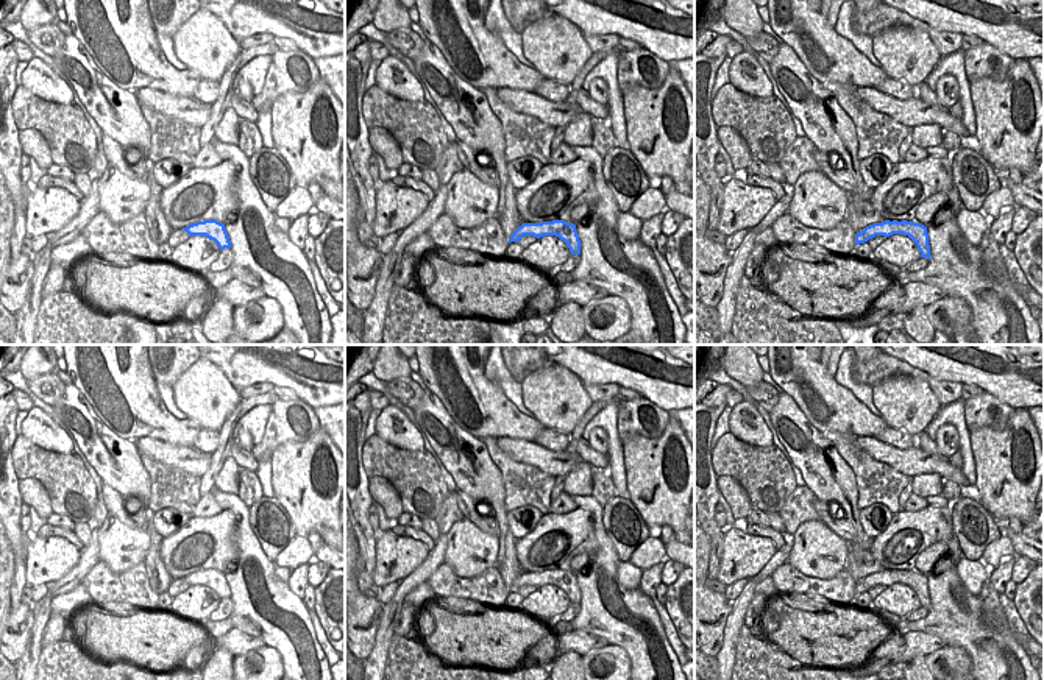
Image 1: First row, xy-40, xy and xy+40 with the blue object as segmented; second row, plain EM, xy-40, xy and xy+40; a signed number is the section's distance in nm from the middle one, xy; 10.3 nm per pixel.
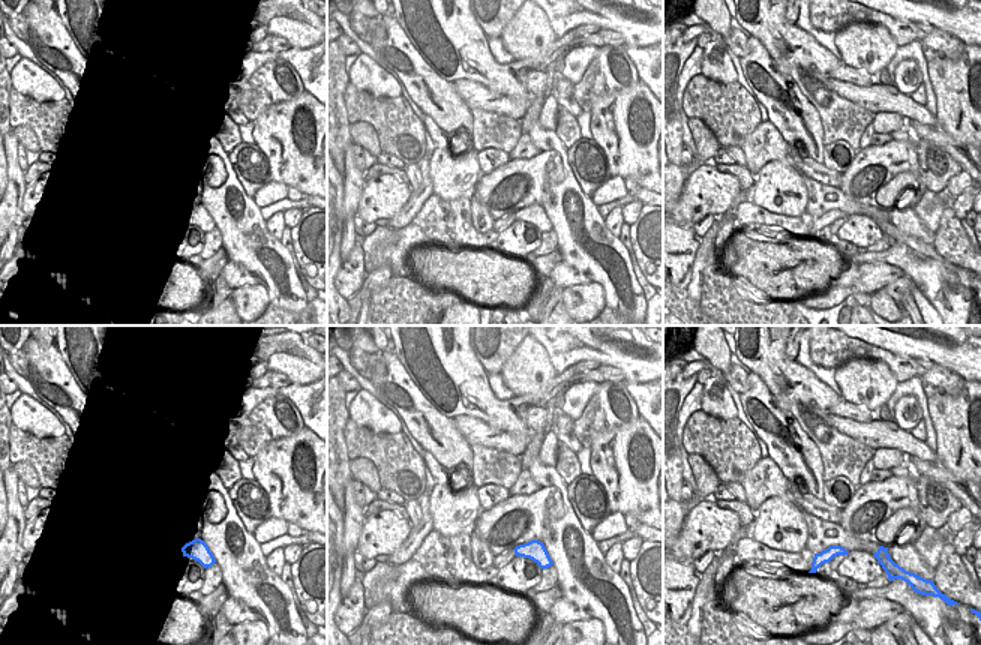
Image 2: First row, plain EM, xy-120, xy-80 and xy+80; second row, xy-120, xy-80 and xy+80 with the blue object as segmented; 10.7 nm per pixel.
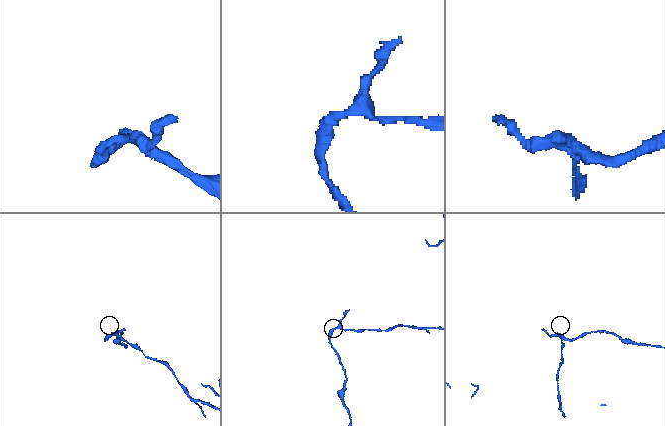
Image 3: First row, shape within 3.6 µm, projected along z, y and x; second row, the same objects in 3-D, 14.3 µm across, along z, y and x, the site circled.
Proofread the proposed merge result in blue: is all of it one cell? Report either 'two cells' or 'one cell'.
two cells

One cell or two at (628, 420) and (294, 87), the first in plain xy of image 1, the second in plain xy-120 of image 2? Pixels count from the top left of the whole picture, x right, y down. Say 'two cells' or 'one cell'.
one cell

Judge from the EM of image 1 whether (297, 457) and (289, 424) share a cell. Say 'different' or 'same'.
different

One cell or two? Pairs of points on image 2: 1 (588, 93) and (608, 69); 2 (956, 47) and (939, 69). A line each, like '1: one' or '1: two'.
1: one
2: two

